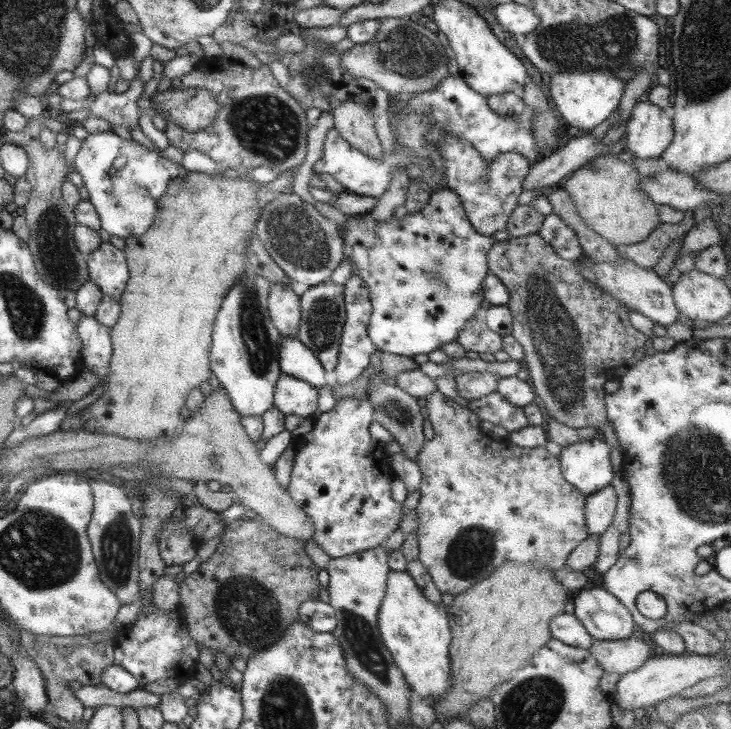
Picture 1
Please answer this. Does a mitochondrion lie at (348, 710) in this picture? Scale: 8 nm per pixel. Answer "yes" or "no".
no

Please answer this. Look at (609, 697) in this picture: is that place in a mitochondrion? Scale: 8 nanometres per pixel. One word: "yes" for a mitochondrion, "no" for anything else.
no

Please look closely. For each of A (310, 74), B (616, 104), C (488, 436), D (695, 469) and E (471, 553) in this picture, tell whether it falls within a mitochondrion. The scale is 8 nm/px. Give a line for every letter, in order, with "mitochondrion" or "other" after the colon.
A: mitochondrion
B: other
C: other
D: mitochondrion
E: mitochondrion

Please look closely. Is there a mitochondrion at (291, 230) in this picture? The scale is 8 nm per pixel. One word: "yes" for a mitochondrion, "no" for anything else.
yes

